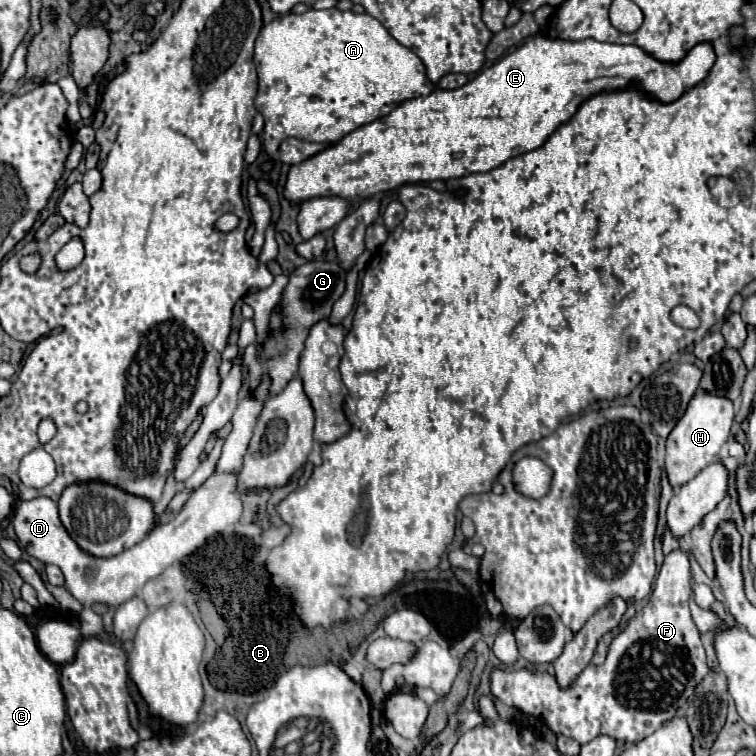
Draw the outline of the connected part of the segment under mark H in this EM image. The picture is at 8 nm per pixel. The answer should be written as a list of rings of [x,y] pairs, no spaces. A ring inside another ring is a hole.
[[[698,391],[692,397],[684,417],[676,423],[676,427],[666,439],[666,473],[674,489],[694,479],[708,463],[712,463],[718,457],[718,451],[730,437],[734,415],[736,411],[732,401],[724,397],[716,397],[704,391]]]

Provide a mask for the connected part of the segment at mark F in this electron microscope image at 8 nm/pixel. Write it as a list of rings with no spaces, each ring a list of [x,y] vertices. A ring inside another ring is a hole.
[[[672,551],[666,555],[664,565],[658,573],[654,591],[650,595],[648,605],[636,613],[636,617],[626,625],[622,633],[618,633],[608,649],[608,657],[604,665],[588,665],[576,679],[576,683],[562,691],[556,679],[548,673],[530,673],[530,671],[494,671],[492,673],[492,693],[496,699],[510,707],[518,707],[522,713],[540,717],[548,729],[556,735],[570,737],[580,745],[608,735],[612,739],[622,739],[626,743],[638,743],[650,733],[654,733],[664,721],[672,719],[676,711],[686,705],[688,697],[694,693],[694,687],[706,675],[706,655],[700,641],[700,633],[692,621],[690,607],[690,563],[684,551]]]

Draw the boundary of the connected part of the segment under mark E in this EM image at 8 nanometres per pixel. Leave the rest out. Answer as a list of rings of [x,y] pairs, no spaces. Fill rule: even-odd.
[[[538,33],[526,39],[526,43],[520,45],[514,53],[506,55],[492,67],[480,71],[464,87],[452,91],[434,89],[426,97],[404,101],[402,105],[392,109],[386,117],[368,123],[364,127],[358,127],[356,131],[348,133],[342,141],[334,143],[330,149],[324,149],[318,155],[306,159],[304,163],[294,165],[288,173],[284,195],[292,203],[302,203],[318,195],[340,195],[352,201],[356,197],[372,197],[376,193],[390,191],[406,183],[426,183],[436,179],[446,181],[452,177],[490,171],[516,155],[542,147],[544,141],[562,123],[568,123],[576,115],[578,107],[586,99],[598,93],[636,87],[638,91],[646,93],[648,99],[656,99],[660,103],[672,103],[680,99],[684,91],[696,87],[708,75],[714,63],[716,63],[716,53],[712,43],[708,41],[696,43],[684,55],[682,61],[664,63],[636,45],[600,43],[596,39],[564,41],[564,39],[548,39],[546,35]]]

